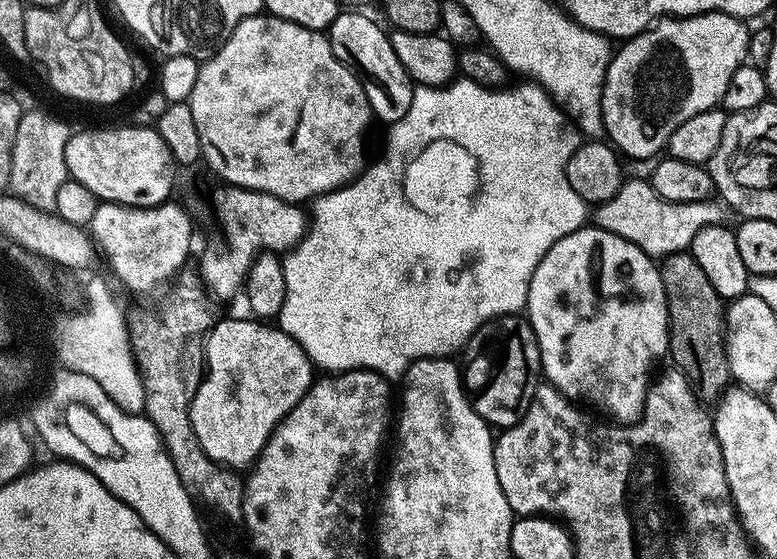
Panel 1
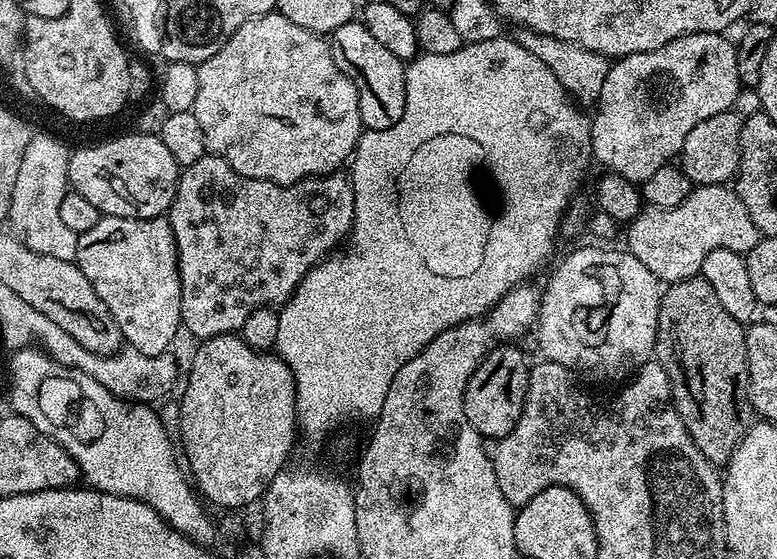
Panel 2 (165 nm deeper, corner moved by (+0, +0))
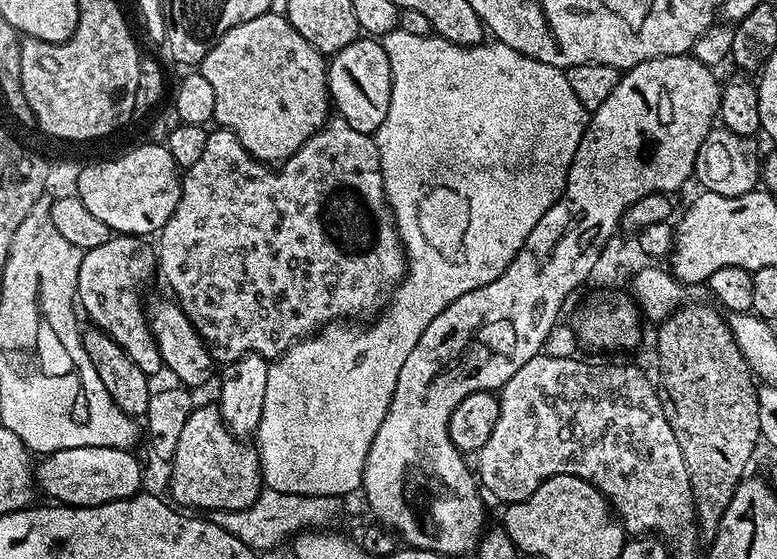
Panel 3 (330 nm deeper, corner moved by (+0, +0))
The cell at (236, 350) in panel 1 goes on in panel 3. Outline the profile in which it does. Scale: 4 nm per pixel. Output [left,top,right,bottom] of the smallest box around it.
[170,407,262,513]

